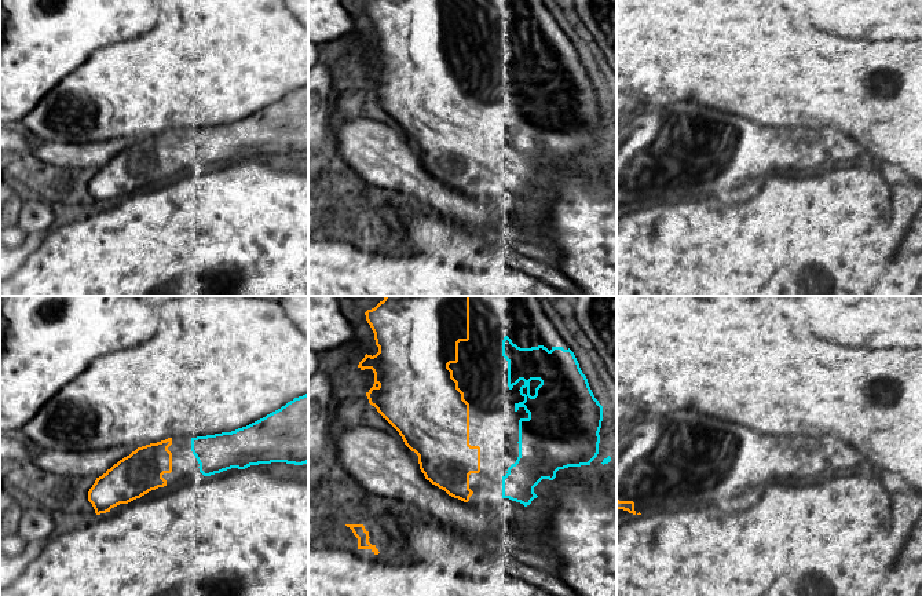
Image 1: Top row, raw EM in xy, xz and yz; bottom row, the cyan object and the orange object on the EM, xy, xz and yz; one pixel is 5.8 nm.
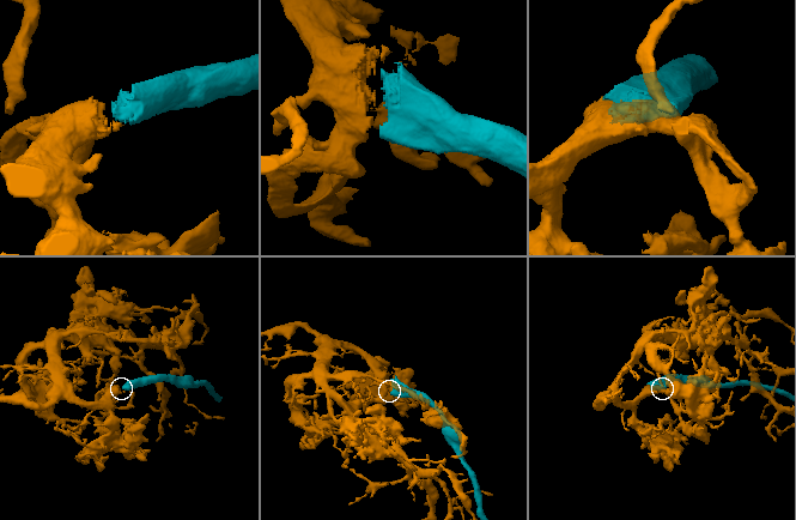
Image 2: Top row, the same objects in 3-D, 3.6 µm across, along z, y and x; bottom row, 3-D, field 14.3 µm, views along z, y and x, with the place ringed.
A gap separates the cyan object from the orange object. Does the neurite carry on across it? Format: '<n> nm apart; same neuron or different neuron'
120 nm apart; same neuron

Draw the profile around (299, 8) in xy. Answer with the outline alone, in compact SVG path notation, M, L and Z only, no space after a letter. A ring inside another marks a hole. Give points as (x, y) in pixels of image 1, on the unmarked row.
M283 0L292 15L308 28L308 0Z

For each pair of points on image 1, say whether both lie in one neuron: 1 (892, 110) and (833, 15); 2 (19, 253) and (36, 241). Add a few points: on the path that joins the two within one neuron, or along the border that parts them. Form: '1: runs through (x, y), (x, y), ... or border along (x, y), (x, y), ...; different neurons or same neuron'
1: border along (815, 26), (841, 36), (863, 37), (867, 40); different neurons
2: runs through (24, 251), (32, 242); same neuron

